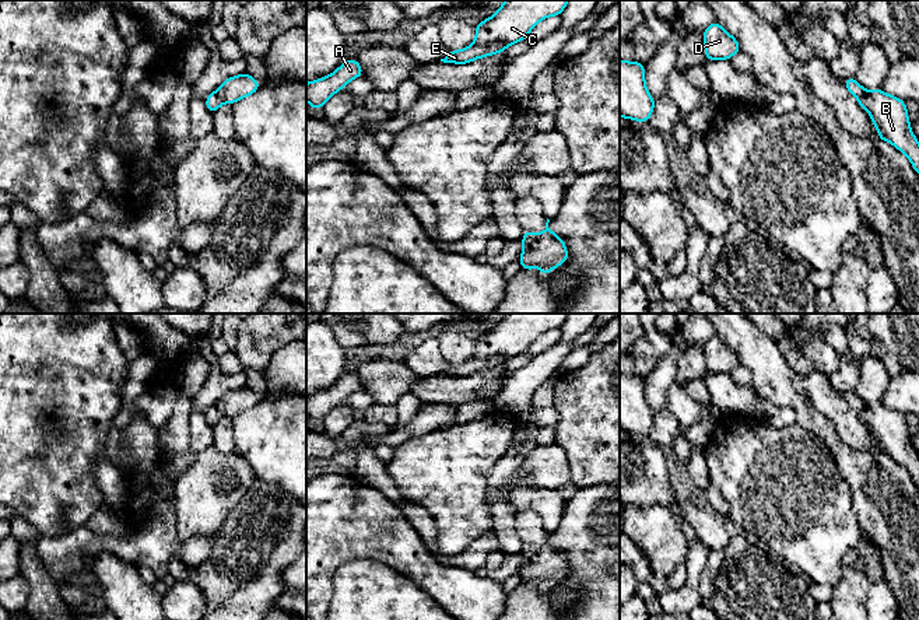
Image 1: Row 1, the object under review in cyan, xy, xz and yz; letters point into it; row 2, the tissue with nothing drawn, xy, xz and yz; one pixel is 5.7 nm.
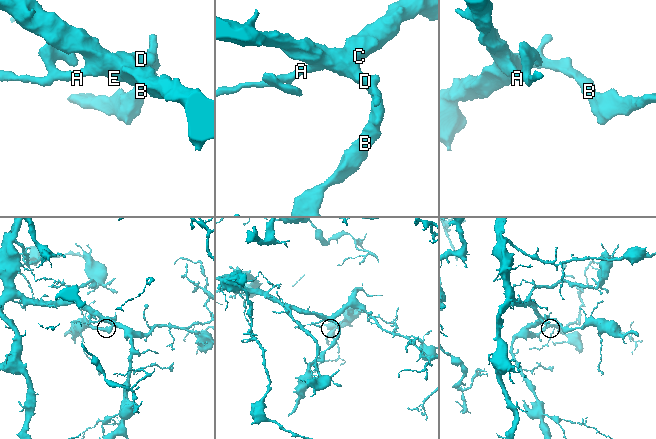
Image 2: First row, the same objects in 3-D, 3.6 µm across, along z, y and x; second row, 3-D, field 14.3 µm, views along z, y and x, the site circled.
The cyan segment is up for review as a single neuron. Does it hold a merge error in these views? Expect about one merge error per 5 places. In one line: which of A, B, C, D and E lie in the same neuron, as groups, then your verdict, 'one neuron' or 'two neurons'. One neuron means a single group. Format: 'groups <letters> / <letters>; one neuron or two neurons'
groups A B C D E; one neuron

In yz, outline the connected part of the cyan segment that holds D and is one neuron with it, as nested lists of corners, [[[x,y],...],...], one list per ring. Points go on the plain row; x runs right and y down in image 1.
[[[716,334],[704,343],[704,361],[708,374],[729,374],[741,364],[737,353]]]

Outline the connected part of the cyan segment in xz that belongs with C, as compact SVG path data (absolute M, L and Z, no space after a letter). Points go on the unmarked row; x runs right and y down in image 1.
M505 313L494 329L477 337L476 354L464 362L450 364L443 376L466 378L476 372L504 365L512 357L525 354L537 336L560 329L569 313Z

